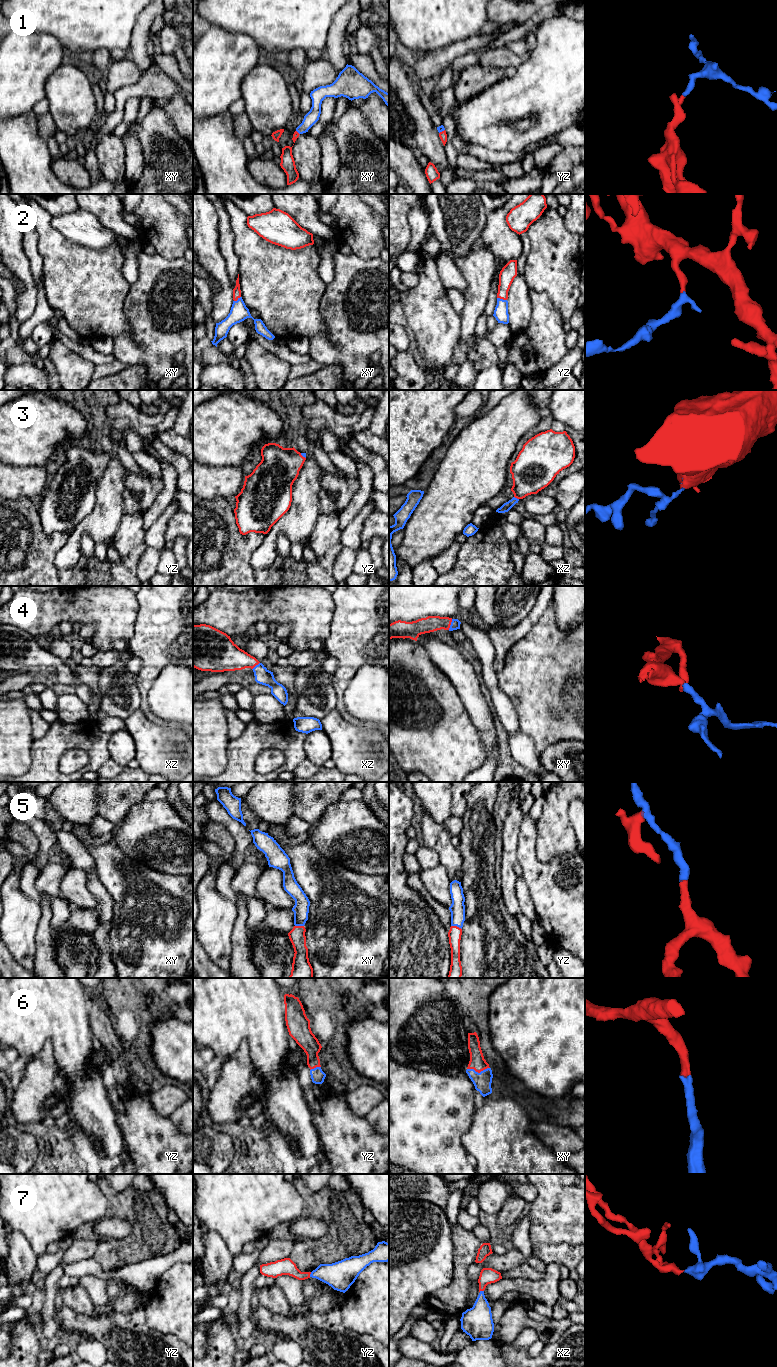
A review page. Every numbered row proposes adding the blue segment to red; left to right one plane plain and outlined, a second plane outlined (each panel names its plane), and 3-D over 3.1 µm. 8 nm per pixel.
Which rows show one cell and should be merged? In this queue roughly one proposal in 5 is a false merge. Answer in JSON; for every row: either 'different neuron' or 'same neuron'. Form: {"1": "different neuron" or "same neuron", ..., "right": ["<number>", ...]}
{"1": "same neuron", "2": "same neuron", "3": "same neuron", "4": "same neuron", "5": "same neuron", "6": "same neuron", "7": "same neuron", "right": ["1", "2", "3", "4", "5", "6", "7"]}

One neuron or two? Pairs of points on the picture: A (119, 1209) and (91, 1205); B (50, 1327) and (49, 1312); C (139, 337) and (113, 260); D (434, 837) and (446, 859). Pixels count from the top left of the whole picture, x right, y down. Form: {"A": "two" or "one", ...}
{"A": "two", "B": "one", "C": "two", "D": "one"}

